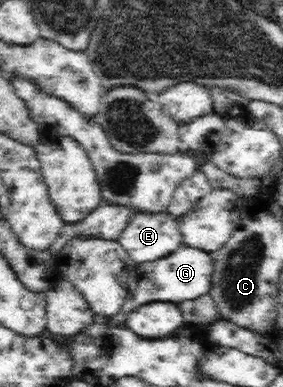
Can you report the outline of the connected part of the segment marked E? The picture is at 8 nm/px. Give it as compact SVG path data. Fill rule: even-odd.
M167 212L138 213L117 240L133 262L152 262L182 246L179 218Z

